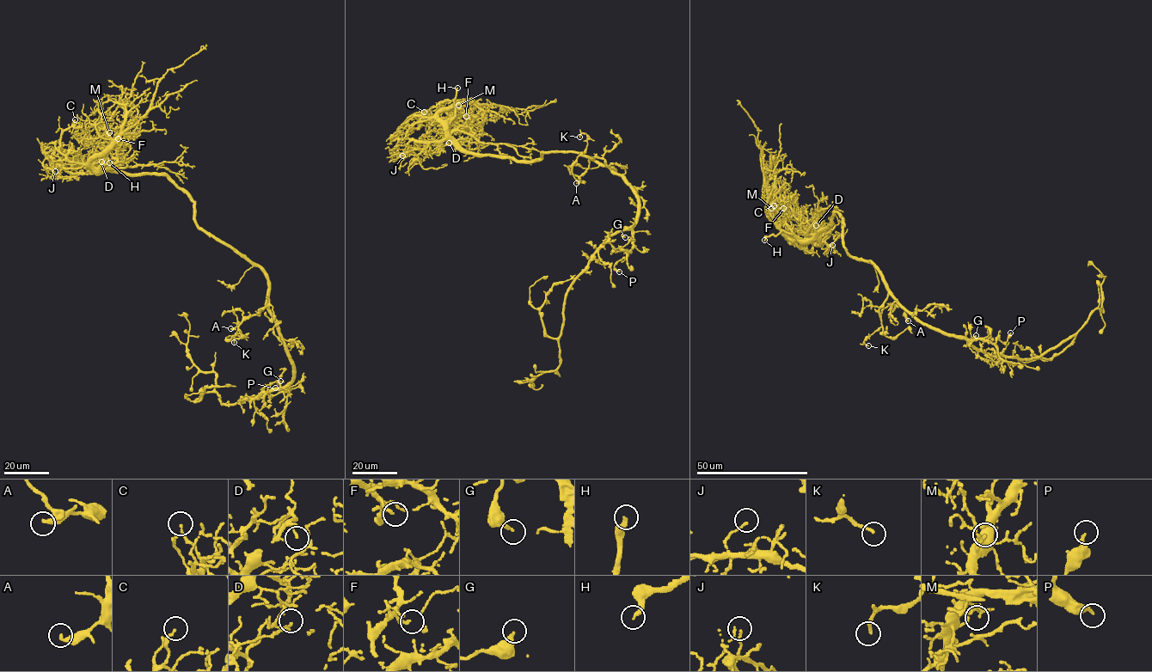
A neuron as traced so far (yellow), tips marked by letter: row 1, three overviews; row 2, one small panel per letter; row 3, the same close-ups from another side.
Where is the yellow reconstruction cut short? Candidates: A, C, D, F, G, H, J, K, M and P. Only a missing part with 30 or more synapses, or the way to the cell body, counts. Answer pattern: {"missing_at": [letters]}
{"missing_at": ["H"]}

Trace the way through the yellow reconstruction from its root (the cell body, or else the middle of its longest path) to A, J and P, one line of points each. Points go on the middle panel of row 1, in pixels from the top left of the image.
A: (605, 165), (614, 169), (610, 171), (603, 159), (591, 157), (589, 167), (579, 177), (583, 183), (576, 183)
J: (605, 165), (559, 151), (542, 152), (542, 157), (519, 162), (464, 153), (445, 139), (432, 141), (402, 155)
P: (605, 165), (621, 175), (638, 203), (633, 247), (614, 265), (619, 271)

